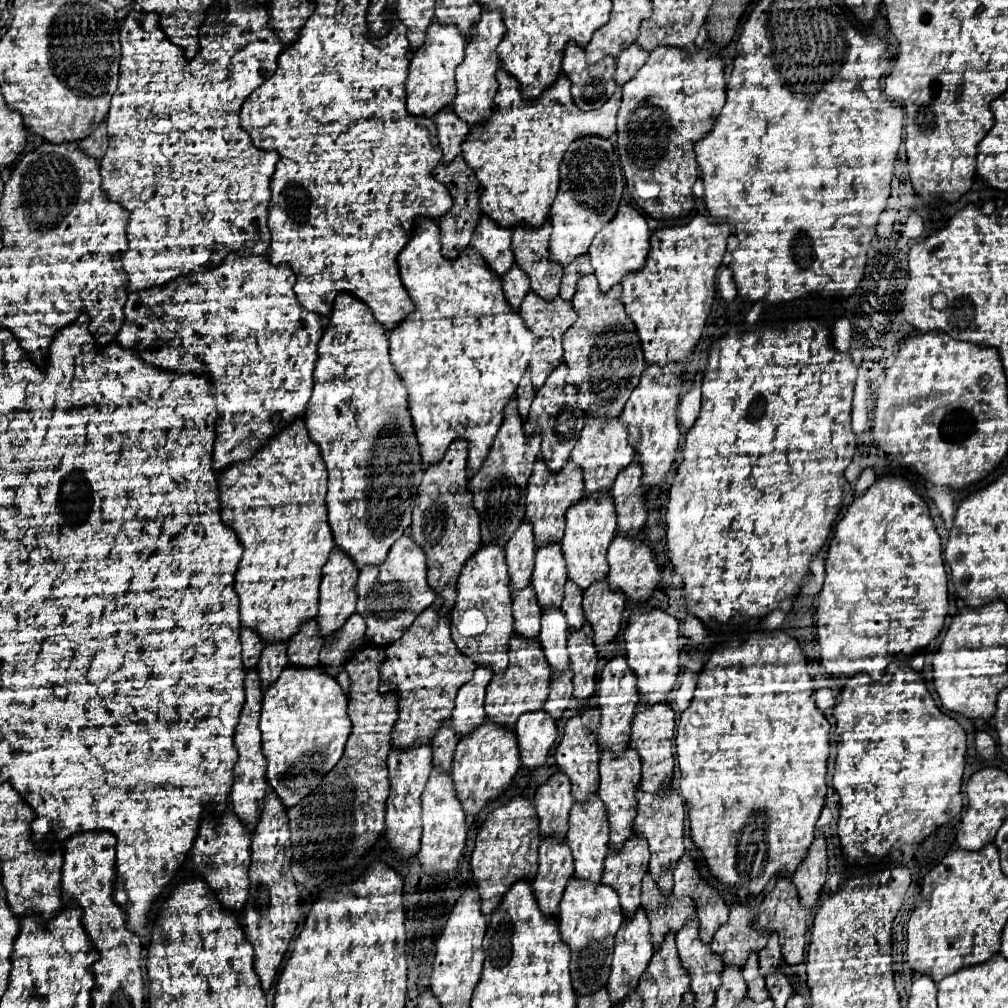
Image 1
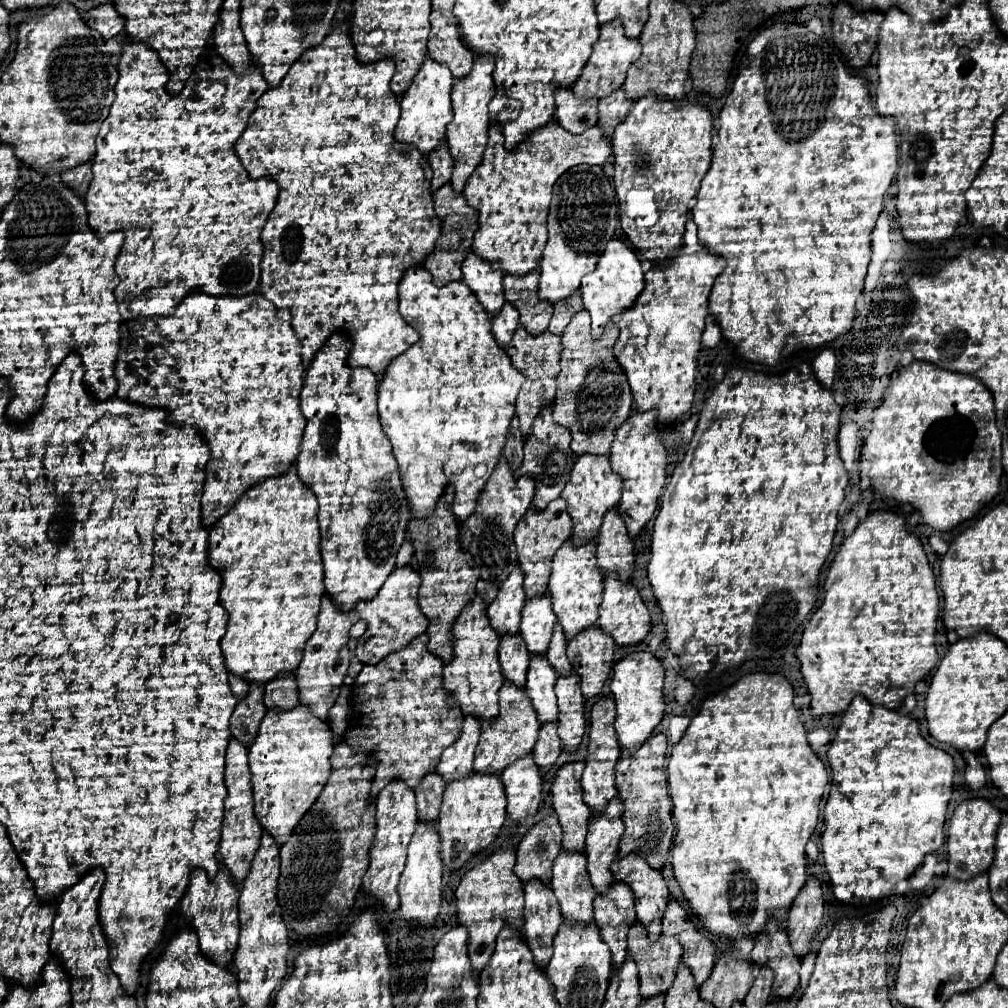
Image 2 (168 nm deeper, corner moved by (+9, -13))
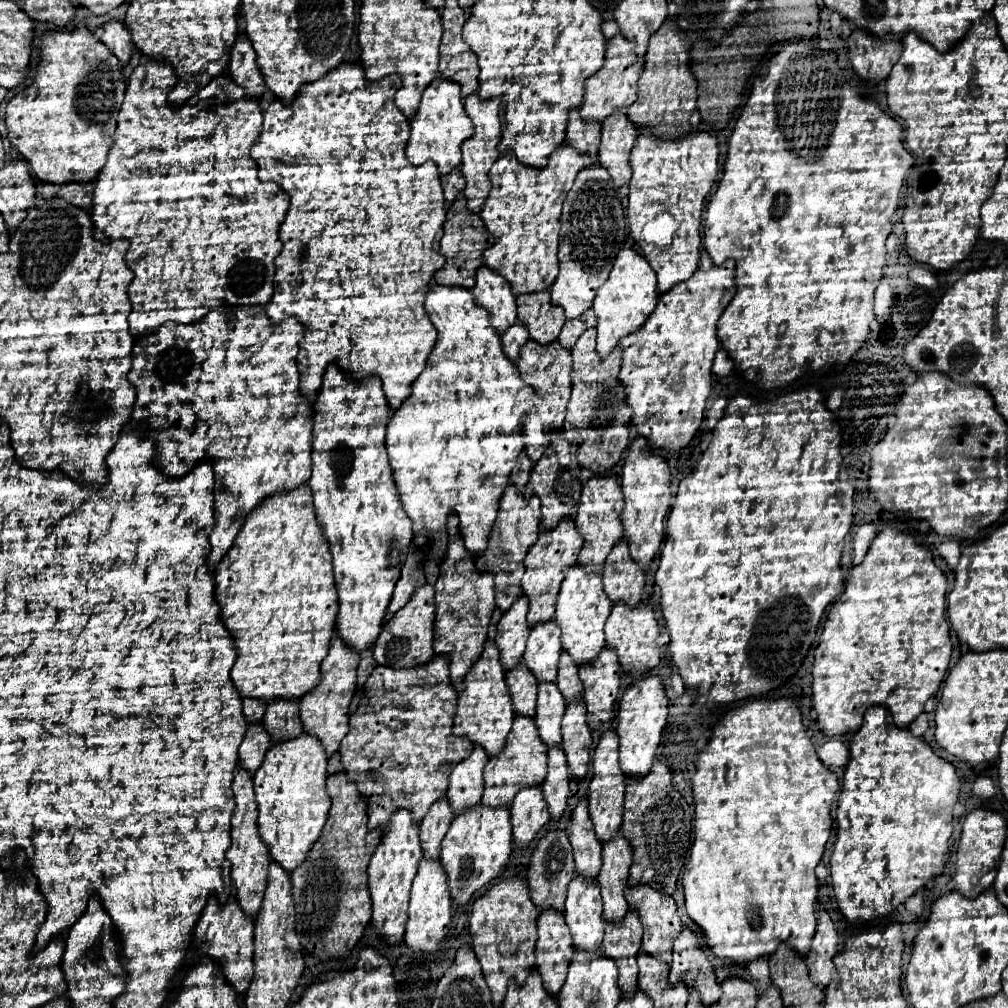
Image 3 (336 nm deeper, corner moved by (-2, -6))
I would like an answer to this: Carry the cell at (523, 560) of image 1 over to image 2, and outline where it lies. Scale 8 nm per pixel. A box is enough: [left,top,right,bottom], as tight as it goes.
[487,565,525,635]

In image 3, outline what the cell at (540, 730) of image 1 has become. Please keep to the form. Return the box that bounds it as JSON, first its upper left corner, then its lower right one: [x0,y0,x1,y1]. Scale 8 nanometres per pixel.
[512,786,550,846]

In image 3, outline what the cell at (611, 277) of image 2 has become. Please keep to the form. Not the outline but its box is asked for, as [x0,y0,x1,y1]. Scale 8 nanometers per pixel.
[594,248,658,356]

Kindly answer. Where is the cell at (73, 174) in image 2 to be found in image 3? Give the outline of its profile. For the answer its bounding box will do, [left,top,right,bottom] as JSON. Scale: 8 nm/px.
[58,180,94,210]

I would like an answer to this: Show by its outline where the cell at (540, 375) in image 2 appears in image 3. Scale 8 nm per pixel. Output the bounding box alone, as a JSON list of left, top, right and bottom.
[516,340,572,462]

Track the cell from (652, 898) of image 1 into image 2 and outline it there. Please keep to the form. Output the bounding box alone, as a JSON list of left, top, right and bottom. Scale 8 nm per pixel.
[627,923,681,999]

